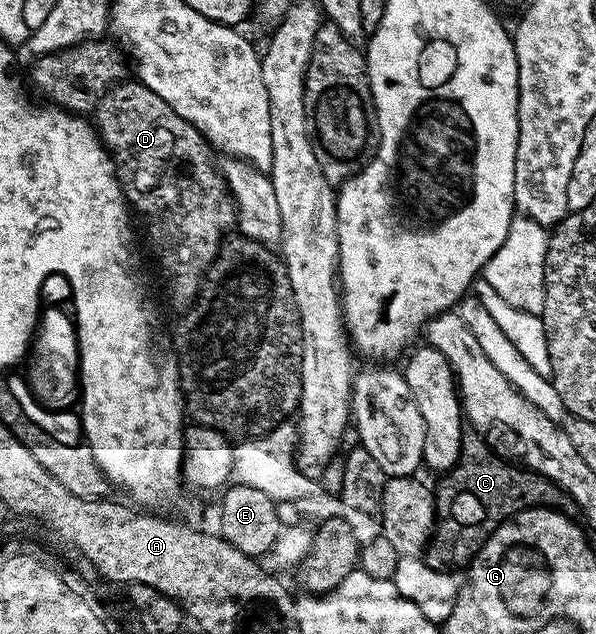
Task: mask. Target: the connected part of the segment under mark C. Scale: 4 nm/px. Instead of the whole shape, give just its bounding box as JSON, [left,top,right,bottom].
[421,429,580,572]

